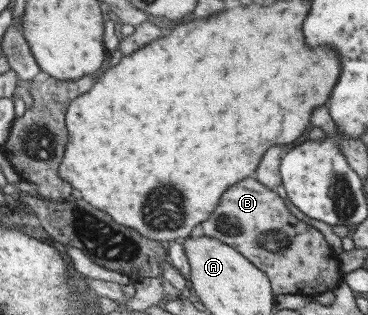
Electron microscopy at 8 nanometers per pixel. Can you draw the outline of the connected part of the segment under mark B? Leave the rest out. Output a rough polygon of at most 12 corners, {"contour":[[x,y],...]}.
{"contour":[[252,178],[200,225],[265,273],[274,296],[343,279],[320,231]]}

